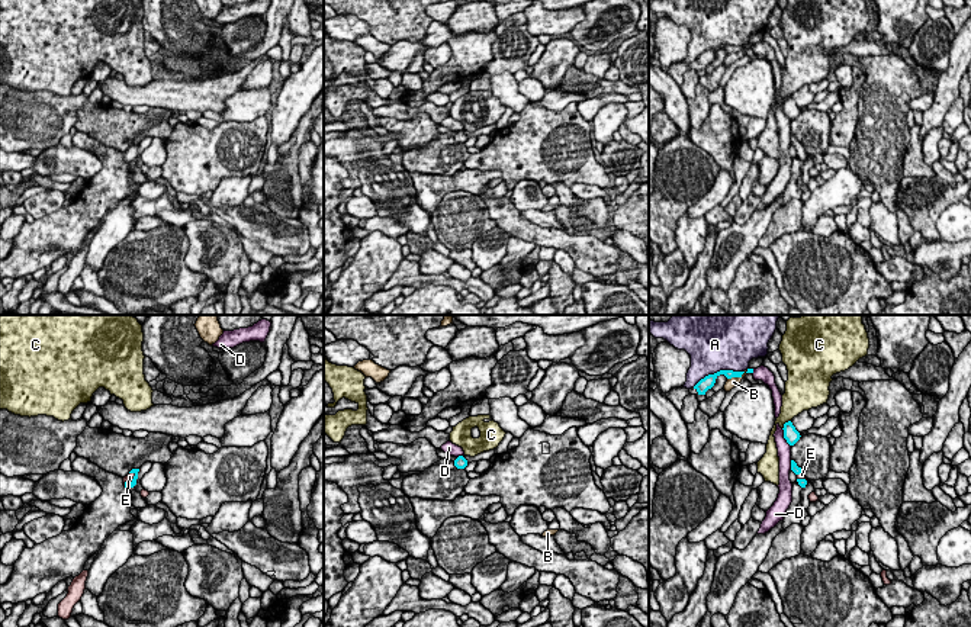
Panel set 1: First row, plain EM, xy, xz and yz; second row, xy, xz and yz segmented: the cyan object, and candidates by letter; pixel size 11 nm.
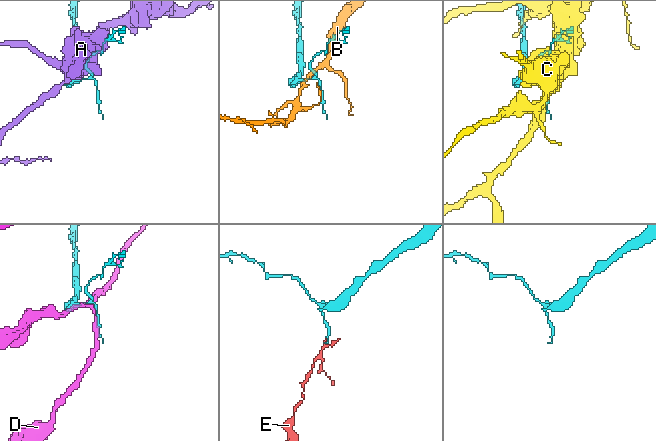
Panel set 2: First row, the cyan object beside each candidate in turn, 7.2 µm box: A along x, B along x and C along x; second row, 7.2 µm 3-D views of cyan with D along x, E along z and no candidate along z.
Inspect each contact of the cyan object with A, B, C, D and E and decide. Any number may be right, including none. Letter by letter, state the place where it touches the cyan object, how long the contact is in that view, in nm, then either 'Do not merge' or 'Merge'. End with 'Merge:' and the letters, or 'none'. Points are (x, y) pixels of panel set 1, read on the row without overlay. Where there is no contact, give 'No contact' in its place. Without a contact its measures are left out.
A: Touches cyan at yz (717, 47). Shared border 600 nm. Do not merge
B: Touches cyan at yz (738, 51). Shared border 260 nm. Do not merge
C: Touches cyan at yz (784, 99). Shared border 140 nm. Do not merge
D: Touches cyan at yz (784, 112). Shared border 240 nm. Do not merge
E: Touches cyan at xy (132, 154). Shared border 190 nm. Merge
Merge: E

